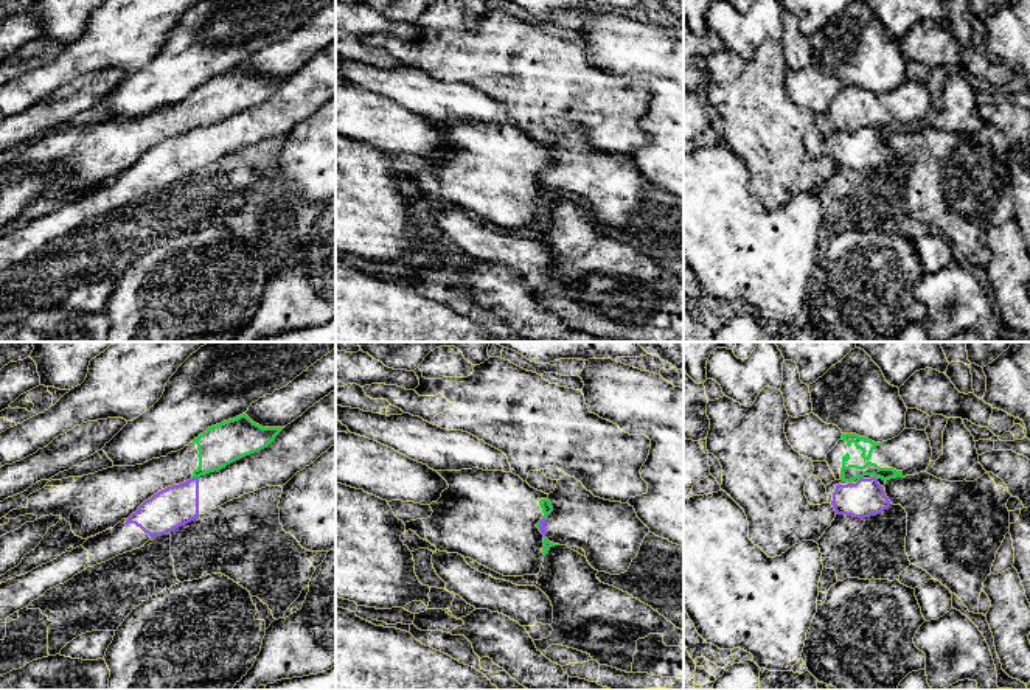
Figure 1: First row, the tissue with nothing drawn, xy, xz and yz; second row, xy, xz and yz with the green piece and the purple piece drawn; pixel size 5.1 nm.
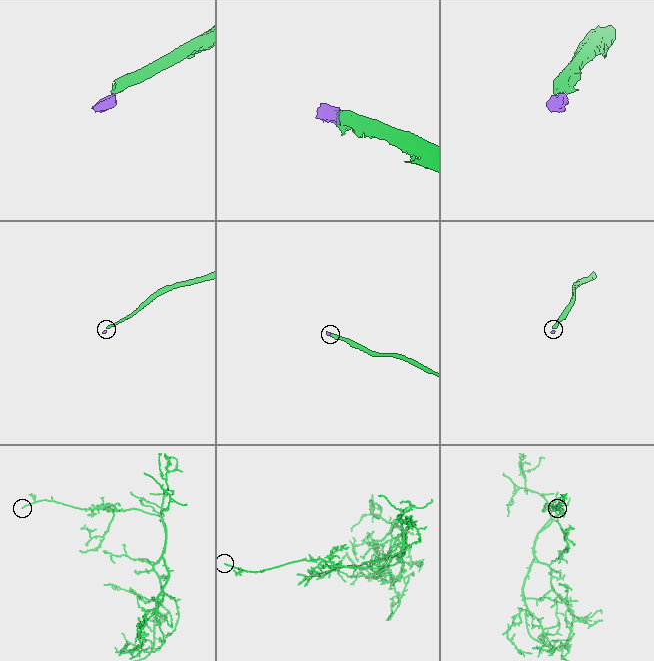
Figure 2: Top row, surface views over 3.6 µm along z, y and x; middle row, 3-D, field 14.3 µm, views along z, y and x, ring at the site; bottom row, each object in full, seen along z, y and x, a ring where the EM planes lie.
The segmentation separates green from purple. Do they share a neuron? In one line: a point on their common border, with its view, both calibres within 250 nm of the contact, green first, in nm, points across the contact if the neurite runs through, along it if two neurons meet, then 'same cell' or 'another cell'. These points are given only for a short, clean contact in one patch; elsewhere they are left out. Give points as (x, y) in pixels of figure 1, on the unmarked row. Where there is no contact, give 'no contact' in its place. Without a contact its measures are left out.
xy (196, 128) | 220/220 nm | along xy (193, 128), (198, 129) | another cell

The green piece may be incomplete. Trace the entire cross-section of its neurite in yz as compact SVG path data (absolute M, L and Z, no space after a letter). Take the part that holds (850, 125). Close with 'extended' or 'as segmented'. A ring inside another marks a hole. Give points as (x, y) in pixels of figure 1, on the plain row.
M904 81L884 95L844 85L826 106L825 113L836 132L853 134L864 127L875 127L887 134L924 124L931 109L932 99L926 82Z; extended

